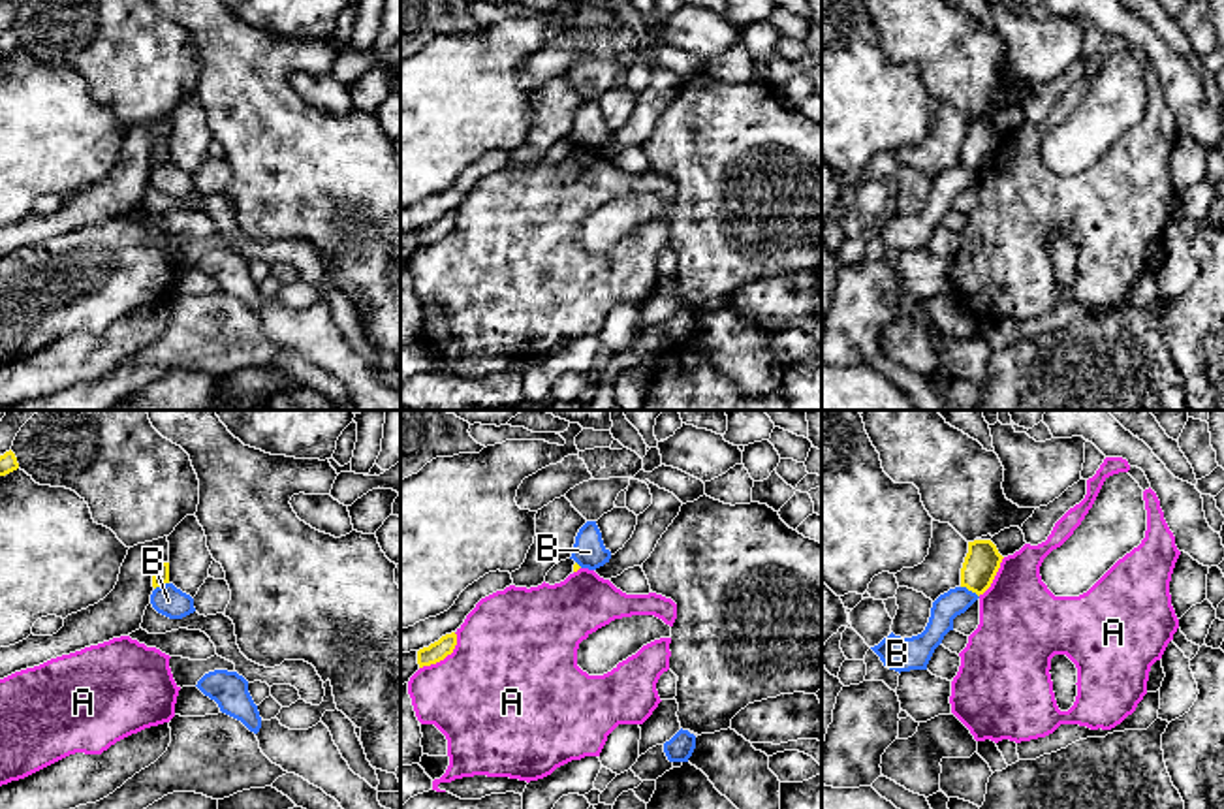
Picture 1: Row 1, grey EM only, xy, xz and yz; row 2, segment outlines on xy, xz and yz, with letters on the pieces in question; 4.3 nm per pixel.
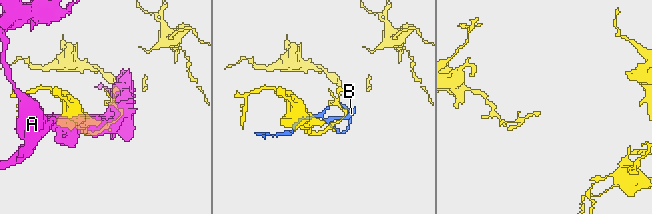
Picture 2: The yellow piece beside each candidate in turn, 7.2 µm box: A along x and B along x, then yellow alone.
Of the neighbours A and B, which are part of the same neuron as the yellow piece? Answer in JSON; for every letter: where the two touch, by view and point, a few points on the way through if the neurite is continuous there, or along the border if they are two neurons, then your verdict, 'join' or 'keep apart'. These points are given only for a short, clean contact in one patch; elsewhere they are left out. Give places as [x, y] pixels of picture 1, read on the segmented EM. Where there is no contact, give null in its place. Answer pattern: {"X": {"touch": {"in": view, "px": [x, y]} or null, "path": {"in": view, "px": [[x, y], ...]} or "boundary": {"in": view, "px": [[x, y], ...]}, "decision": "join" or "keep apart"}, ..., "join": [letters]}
{"A": {"touch": {"in": "xz", "px": [444, 657]}, "decision": "keep apart"}, "B": {"touch": {"in": "yz", "px": [971, 589]}, "boundary": {"in": "yz", "px": [[961, 586], [978, 597]]}, "decision": "keep apart"}, "join": []}

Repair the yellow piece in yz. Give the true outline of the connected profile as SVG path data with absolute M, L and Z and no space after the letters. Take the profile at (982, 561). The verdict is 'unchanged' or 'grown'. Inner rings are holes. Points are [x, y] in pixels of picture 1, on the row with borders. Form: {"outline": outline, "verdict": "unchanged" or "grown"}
{"outline": "M991 540L968 542L968 553L961 568L961 587L978 596L983 595L991 587L1002 559Z", "verdict": "unchanged"}

